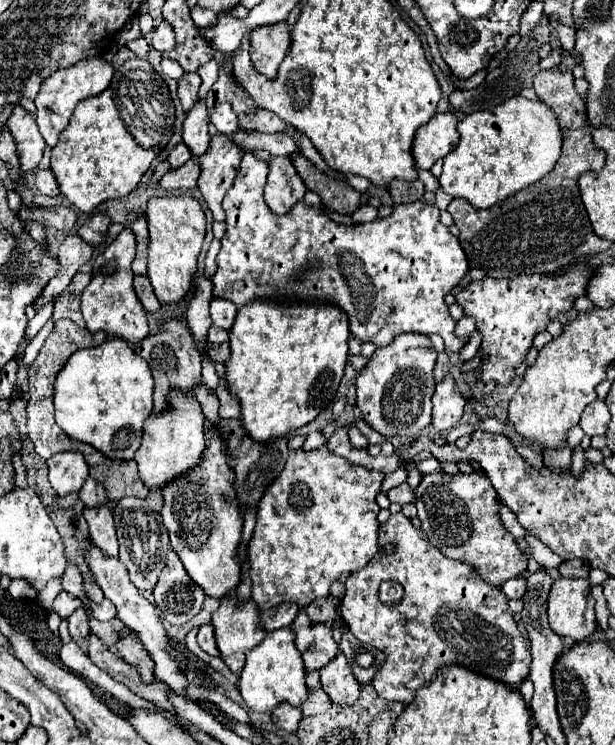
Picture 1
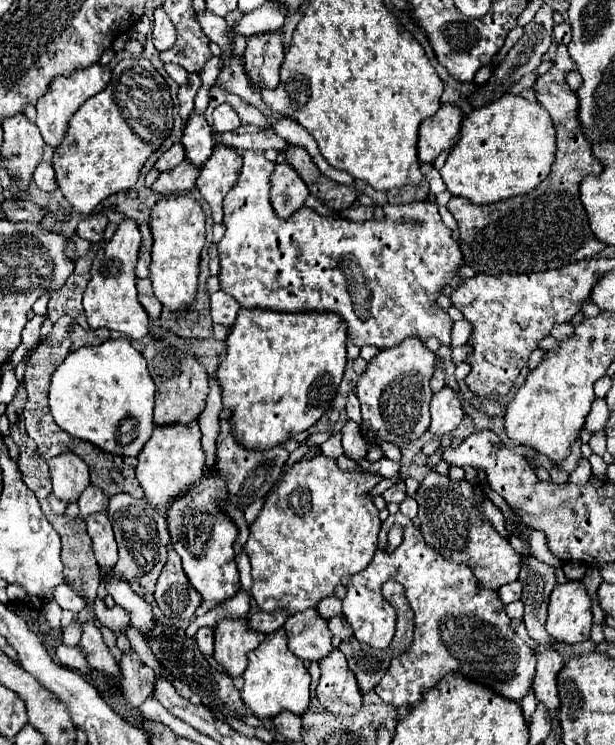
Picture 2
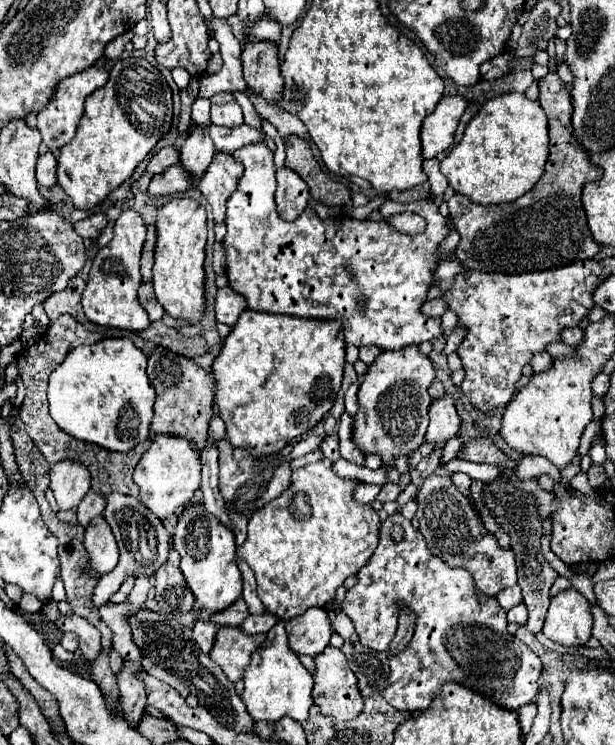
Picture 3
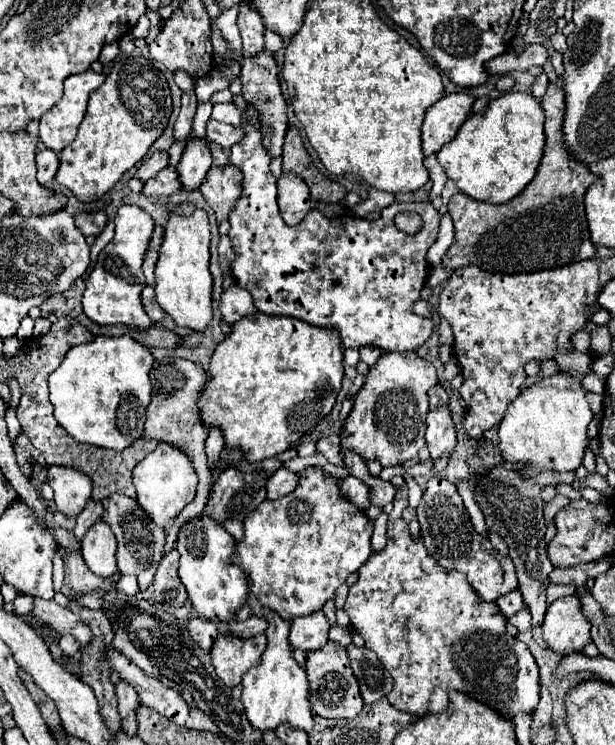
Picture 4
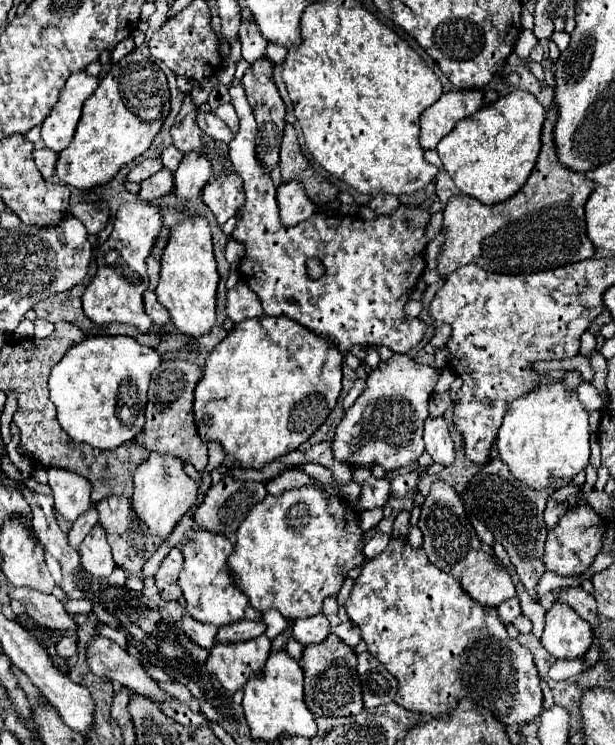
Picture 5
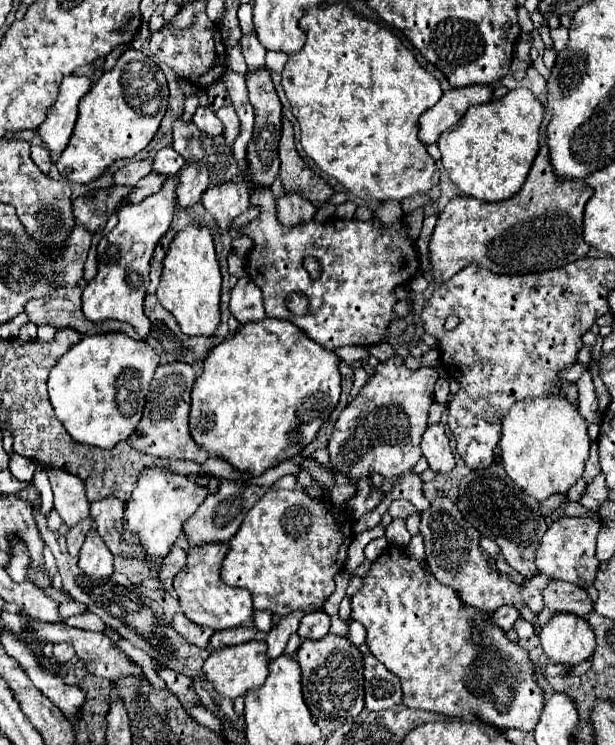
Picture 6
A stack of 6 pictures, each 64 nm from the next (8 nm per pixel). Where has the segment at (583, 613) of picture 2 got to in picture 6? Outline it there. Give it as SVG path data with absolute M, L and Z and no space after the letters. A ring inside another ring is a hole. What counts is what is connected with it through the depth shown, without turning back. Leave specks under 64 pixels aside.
M556 614L540 632L542 650L552 664L578 666L596 650L596 638L590 624L574 614Z

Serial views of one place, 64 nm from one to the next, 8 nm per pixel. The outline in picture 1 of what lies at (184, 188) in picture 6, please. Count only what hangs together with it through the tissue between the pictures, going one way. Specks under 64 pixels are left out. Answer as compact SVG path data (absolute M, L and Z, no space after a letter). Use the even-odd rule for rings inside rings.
M196 102L196 106L186 114L182 138L194 158L200 158L204 154L204 150L210 148L212 136L208 132L208 114L206 114L204 102Z

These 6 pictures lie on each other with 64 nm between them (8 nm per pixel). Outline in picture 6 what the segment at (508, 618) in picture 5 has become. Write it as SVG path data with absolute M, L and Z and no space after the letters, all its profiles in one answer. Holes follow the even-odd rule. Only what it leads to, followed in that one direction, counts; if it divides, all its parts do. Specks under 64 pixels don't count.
M502 606L502 608L498 608L494 614L490 614L490 624L500 626L504 632L508 632L518 618L520 618L520 612L518 612L516 608L512 608L512 606Z

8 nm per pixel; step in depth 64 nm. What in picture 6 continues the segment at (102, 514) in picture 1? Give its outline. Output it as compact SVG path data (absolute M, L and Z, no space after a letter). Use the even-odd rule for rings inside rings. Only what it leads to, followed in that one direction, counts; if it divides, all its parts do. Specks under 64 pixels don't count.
M90 530L86 534L86 542L80 550L78 568L92 578L110 578L112 574L112 552L106 548L96 530Z

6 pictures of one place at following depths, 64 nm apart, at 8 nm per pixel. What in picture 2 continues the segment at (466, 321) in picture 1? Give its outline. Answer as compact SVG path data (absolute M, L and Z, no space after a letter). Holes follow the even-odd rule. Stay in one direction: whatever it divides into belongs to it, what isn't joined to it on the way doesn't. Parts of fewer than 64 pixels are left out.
M466 320L454 322L454 326L452 326L452 342L450 342L450 348L454 350L454 348L466 344L470 332L472 332L472 326L470 326Z

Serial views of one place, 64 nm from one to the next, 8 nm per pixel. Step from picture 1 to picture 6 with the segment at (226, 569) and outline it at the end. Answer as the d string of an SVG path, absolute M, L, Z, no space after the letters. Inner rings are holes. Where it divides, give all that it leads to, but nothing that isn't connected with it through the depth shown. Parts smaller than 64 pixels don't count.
M206 544L188 548L188 562L174 578L174 590L180 600L184 616L198 626L212 630L228 630L238 626L254 626L254 604L252 594L242 588L230 588L220 580L220 566L226 556L226 544Z

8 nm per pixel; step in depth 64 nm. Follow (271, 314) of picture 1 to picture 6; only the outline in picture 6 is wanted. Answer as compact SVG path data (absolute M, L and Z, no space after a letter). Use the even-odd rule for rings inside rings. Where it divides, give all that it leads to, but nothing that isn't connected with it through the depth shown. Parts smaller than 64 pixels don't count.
M264 318L260 322L242 324L232 338L216 344L210 350L202 364L202 374L196 378L190 408L190 434L194 442L210 456L232 464L232 468L252 478L262 476L268 468L292 456L300 456L338 404L338 362L340 360L334 352L324 350L300 328L286 320Z

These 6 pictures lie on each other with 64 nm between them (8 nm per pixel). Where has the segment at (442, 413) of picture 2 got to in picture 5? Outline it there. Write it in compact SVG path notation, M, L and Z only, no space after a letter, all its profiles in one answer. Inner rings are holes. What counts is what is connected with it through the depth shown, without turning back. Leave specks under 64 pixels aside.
M428 418L424 426L424 444L426 452L432 456L434 462L440 462L442 466L452 466L454 462L454 444L448 432L448 426L444 418Z

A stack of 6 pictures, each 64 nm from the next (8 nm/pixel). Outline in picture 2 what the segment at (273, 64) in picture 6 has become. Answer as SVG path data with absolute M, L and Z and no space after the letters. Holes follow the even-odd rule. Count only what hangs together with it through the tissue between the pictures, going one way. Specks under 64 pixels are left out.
M264 2L264 6L260 6L258 10L244 14L242 20L234 26L228 28L230 38L234 38L236 34L270 34L270 32L278 32L282 28L286 20L286 10L276 4L276 2Z

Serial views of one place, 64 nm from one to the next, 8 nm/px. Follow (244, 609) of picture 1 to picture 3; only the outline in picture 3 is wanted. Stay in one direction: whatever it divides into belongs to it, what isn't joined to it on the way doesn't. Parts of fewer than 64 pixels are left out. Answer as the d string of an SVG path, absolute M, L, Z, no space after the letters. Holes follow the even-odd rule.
M222 626L216 634L210 658L222 668L230 682L238 682L250 664L252 652L258 650L264 640L264 634L246 636L236 626Z

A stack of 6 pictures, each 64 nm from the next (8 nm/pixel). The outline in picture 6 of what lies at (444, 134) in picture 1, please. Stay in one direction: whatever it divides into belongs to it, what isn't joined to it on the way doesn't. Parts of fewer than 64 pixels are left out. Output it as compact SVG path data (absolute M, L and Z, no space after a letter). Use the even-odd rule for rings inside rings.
M474 84L466 88L452 88L442 94L436 106L426 110L420 116L420 140L424 144L432 144L438 136L454 126L474 104L486 104L492 100L492 88Z

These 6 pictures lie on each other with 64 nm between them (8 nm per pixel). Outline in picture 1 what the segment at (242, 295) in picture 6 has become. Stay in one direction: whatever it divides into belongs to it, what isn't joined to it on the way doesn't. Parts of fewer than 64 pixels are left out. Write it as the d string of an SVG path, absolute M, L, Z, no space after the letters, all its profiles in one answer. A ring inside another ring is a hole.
M212 298L210 302L210 318L216 326L230 330L234 320L236 320L236 306L234 302L226 300L226 298Z

